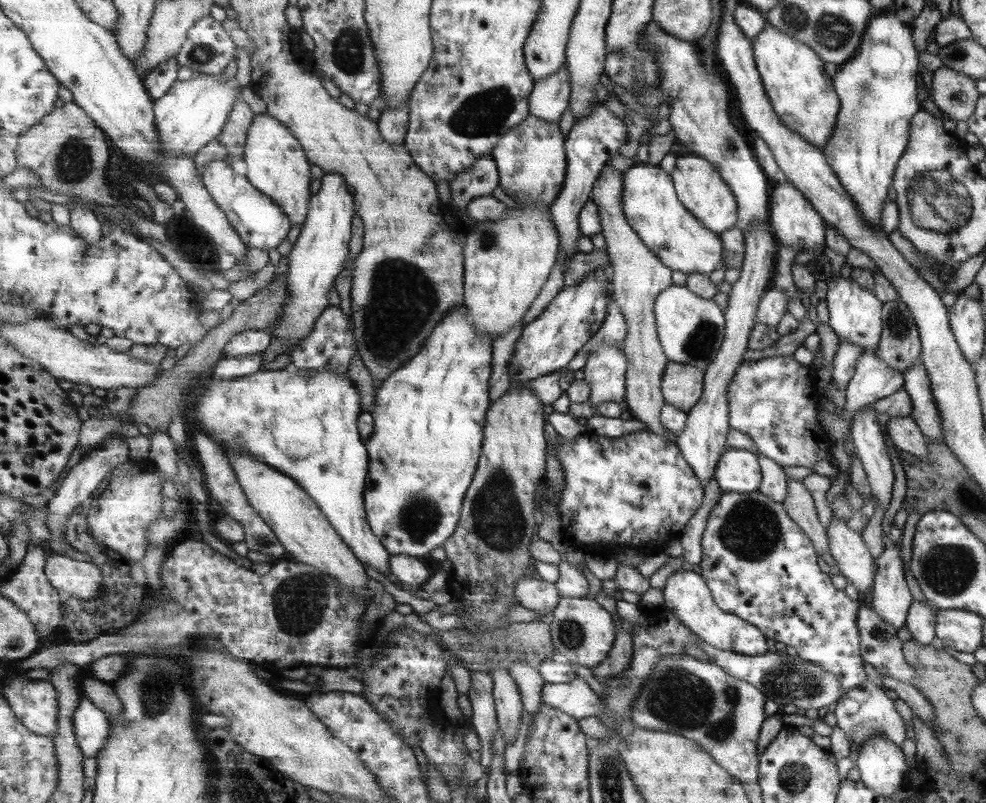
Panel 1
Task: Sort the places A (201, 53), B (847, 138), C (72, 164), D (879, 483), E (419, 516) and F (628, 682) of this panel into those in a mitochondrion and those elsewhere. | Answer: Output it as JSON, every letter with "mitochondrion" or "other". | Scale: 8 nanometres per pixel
{"A":"mitochondrion","B":"mitochondrion","C":"mitochondrion","D":"other","E":"mitochondrion","F":"mitochondrion"}

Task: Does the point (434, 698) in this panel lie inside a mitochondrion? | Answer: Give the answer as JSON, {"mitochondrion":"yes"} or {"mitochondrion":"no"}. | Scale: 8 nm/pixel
{"mitochondrion":"no"}

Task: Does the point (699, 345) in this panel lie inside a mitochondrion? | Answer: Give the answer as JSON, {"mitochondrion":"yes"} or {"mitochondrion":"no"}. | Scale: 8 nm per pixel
{"mitochondrion":"yes"}

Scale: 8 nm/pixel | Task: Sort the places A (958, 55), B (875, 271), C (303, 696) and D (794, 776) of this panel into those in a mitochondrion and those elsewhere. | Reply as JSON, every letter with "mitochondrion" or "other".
{"A":"mitochondrion","B":"other","C":"other","D":"mitochondrion"}

